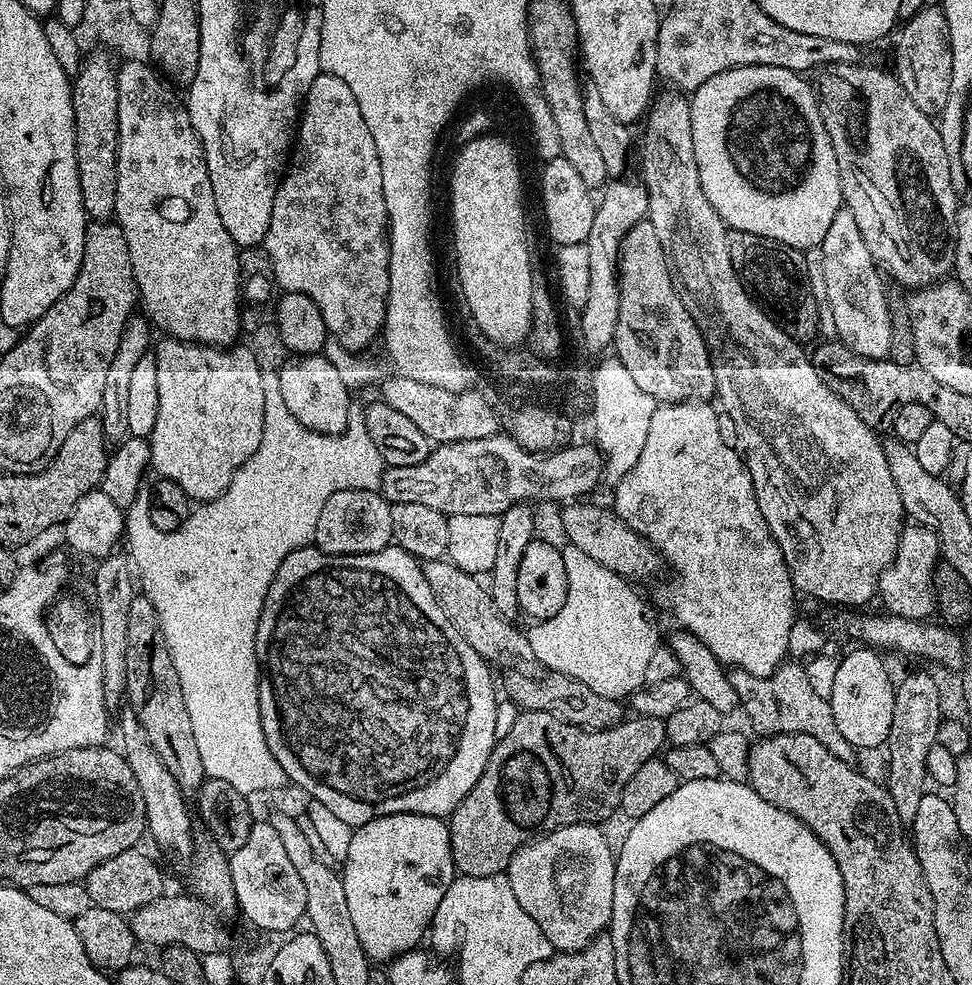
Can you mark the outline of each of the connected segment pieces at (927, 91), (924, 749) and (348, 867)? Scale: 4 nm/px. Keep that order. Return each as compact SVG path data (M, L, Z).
M925 6L899 25L896 36L896 81L910 94L910 102L929 114L943 113L952 81L952 51L948 27L941 8Z
M912 672L904 681L895 685L893 718L890 723L890 732L886 743L888 750L888 780L886 787L890 798L894 798L894 806L898 810L898 818L906 826L911 825L918 805L922 803L925 792L930 788L930 777L927 768L927 754L930 748L938 743L936 735L940 729L942 713L940 713L940 688L936 680L928 672Z
M394 812L373 817L353 831L350 854L344 859L342 875L350 919L354 921L362 950L369 961L391 962L403 952L413 951L419 945L416 943L429 935L434 910L438 910L438 902L446 898L446 890L450 890L450 882L458 873L452 861L448 826L441 817L423 816L420 812Z

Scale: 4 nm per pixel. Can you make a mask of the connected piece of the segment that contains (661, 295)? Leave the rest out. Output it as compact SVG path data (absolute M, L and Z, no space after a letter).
M647 220L639 222L628 231L620 247L620 297L618 298L618 322L614 330L614 356L630 370L634 382L657 402L699 400L708 402L716 395L714 370L708 354L708 344L698 326L690 318L682 298L676 292L676 284L662 254L662 242L654 234L654 226Z

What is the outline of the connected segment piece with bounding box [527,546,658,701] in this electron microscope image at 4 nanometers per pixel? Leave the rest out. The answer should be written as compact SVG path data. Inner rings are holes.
M571 546L563 549L564 561L566 562L566 602L562 602L562 610L558 610L558 614L554 614L554 618L549 620L541 620L535 625L536 632L529 631L527 633L528 645L534 654L536 664L547 669L549 672L561 672L570 678L574 678L578 682L586 682L586 686L590 686L590 690L594 690L594 694L602 694L611 700L623 701L625 698L631 697L633 692L639 692L646 684L646 666L650 663L650 657L654 655L654 650L658 646L656 640L656 628L652 625L652 620L648 617L648 612L644 609L644 600L635 592L633 585L625 580L623 576L613 576L610 570L606 570L606 566L596 564L594 558L590 558L586 554L582 554L582 550Z

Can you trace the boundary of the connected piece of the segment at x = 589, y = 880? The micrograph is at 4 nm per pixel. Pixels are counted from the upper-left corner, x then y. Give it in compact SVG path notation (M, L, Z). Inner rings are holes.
M575 824L545 832L531 844L523 844L508 863L506 875L510 890L514 890L522 910L526 910L526 914L538 922L542 934L546 934L556 952L582 952L595 936L601 935L611 925L616 857L614 848L608 845L604 837L604 830L594 824Z

